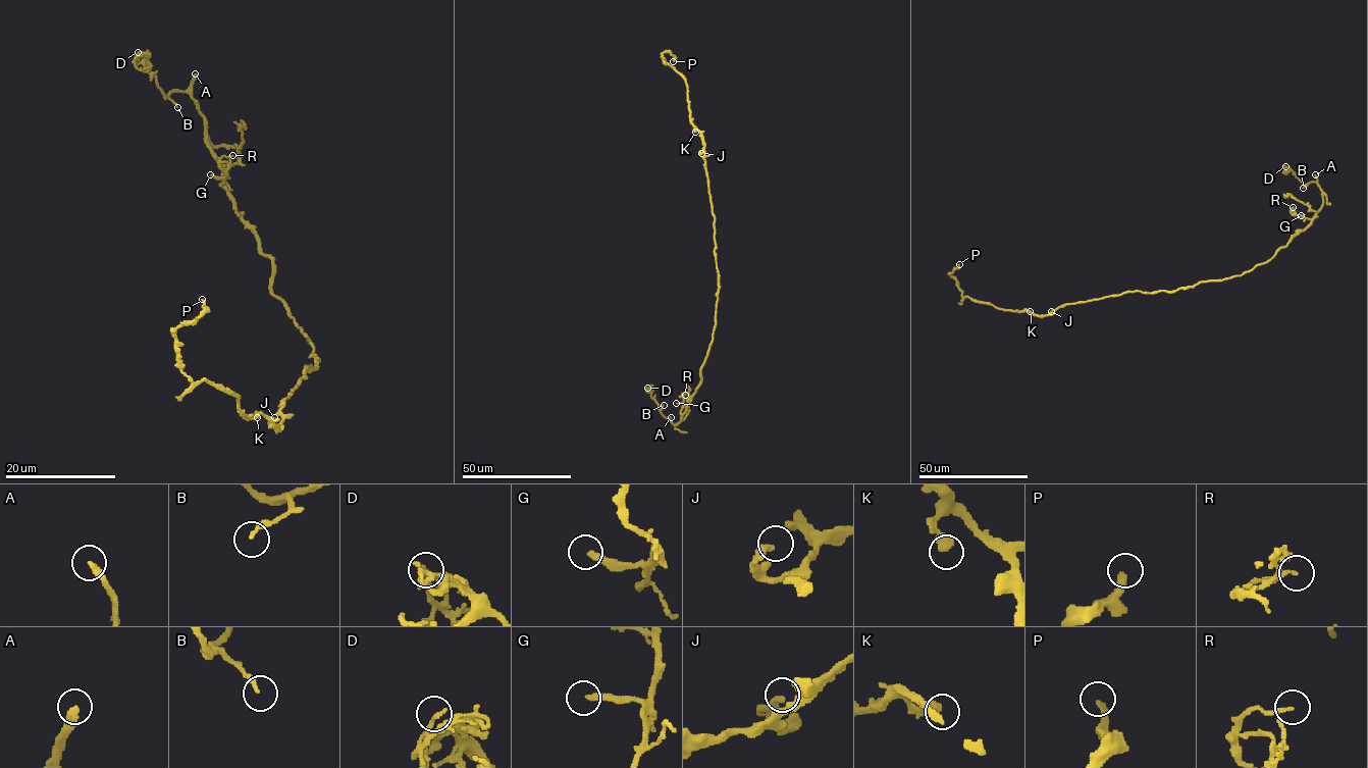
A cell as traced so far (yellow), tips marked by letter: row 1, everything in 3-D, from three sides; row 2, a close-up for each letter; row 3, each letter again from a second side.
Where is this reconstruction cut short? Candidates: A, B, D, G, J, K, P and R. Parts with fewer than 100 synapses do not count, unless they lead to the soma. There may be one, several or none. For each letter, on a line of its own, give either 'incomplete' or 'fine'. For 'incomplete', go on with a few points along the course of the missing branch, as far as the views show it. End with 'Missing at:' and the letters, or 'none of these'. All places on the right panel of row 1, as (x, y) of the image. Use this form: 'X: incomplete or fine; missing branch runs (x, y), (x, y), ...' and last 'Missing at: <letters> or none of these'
A: fine
B: fine
D: fine
G: fine
J: fine
K: fine
P: fine
R: fine
Missing at: none of these

